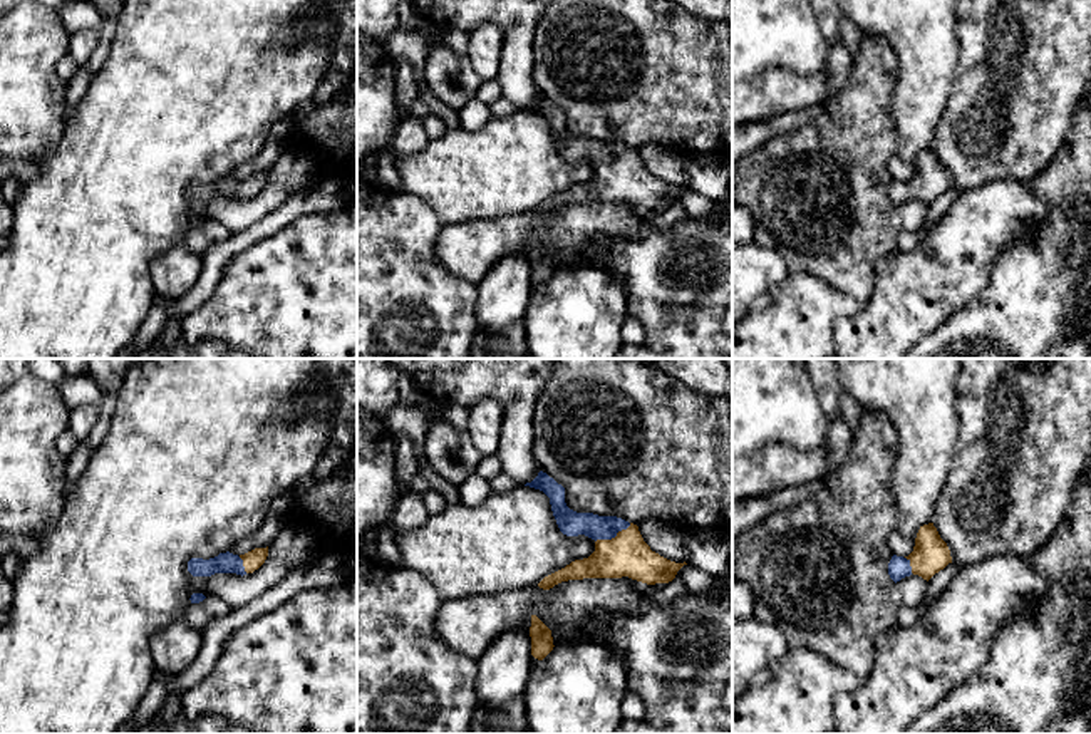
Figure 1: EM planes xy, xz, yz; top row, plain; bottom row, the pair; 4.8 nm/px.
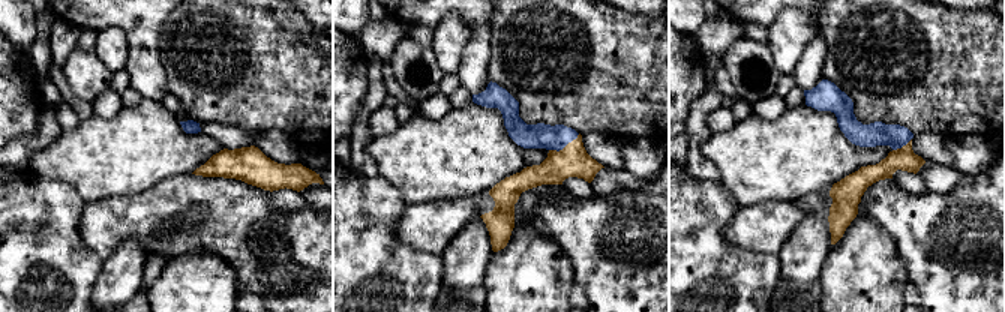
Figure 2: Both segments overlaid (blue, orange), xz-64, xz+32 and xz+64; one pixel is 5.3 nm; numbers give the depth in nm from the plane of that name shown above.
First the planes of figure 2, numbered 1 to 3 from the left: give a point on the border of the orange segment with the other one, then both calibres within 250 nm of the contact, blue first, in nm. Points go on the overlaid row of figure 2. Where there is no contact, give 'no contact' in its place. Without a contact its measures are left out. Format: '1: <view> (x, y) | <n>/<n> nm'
1: no contact
2: xz+32 (564, 146) | 140/170 nm
3: xz+64 (902, 146) | 130/120 nm

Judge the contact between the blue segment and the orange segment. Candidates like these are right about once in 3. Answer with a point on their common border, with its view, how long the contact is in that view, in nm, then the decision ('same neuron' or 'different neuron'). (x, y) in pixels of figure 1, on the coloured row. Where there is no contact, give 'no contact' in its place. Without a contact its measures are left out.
xz (612, 537) | 200 nm | same neuron

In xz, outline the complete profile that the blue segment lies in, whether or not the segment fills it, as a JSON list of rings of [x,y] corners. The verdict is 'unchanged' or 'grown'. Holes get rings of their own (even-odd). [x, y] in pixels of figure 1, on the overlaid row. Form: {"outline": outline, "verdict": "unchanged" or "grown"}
{"outline": [[[543,471],[525,486],[540,489],[550,498],[553,516],[563,535],[585,535],[595,541],[595,551],[588,558],[575,560],[545,576],[538,583],[543,590],[550,590],[561,582],[583,578],[628,576],[647,585],[669,583],[687,565],[685,561],[670,561],[652,551],[633,523],[617,516],[570,509],[565,503],[565,488]]], "verdict": "grown"}

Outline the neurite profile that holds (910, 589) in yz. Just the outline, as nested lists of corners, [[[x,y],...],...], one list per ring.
[[[913,573],[897,582],[897,590],[902,605],[907,607],[918,607],[923,602],[925,588],[927,588],[927,580]]]

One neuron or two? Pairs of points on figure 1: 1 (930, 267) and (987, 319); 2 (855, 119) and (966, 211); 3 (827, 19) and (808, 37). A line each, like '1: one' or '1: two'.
1: two
2: two
3: two

